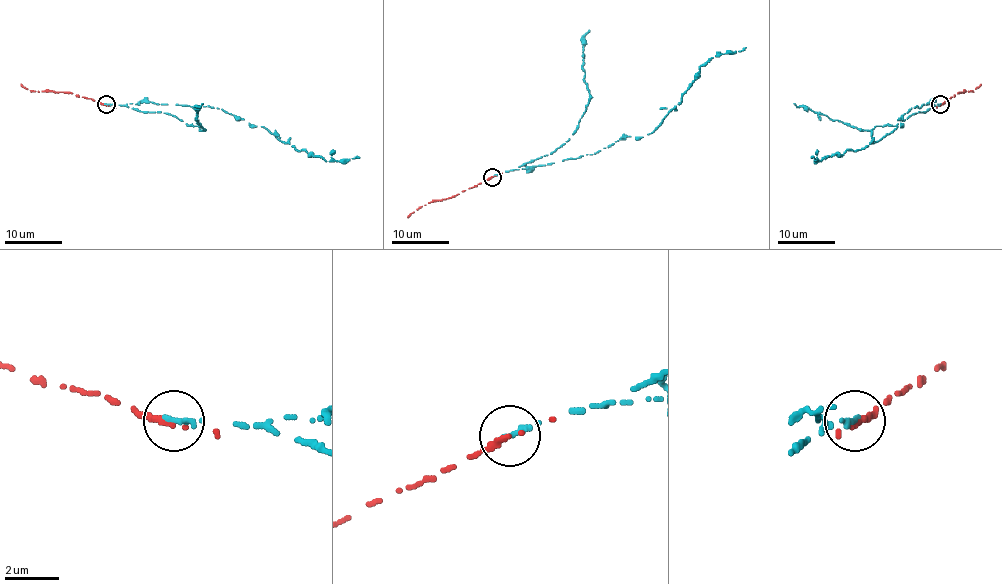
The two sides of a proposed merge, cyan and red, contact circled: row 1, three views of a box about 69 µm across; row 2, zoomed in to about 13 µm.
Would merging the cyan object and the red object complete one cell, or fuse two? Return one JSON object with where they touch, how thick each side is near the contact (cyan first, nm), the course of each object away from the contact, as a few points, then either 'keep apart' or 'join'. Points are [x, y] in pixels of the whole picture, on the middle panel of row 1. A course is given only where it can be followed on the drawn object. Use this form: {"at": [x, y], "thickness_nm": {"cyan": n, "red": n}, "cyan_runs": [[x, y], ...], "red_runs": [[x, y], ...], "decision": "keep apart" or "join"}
{"at": [492, 177], "thickness_nm": {"cyan": 240, "red": 280}, "cyan_runs": [[493, 177], [598, 152], [627, 136], [650, 134], [679, 105], [699, 67], [715, 56], [745, 47]], "red_runs": [[493, 177], [455, 196], [432, 200], [408, 217]], "decision": "keep apart"}

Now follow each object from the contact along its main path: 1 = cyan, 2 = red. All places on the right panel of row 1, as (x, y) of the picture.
1: (940, 104), (916, 107), (900, 118), (901, 125), (858, 150), (847, 150), (819, 161), (810, 157)
2: (940, 105), (959, 92), (972, 91), (981, 83)

